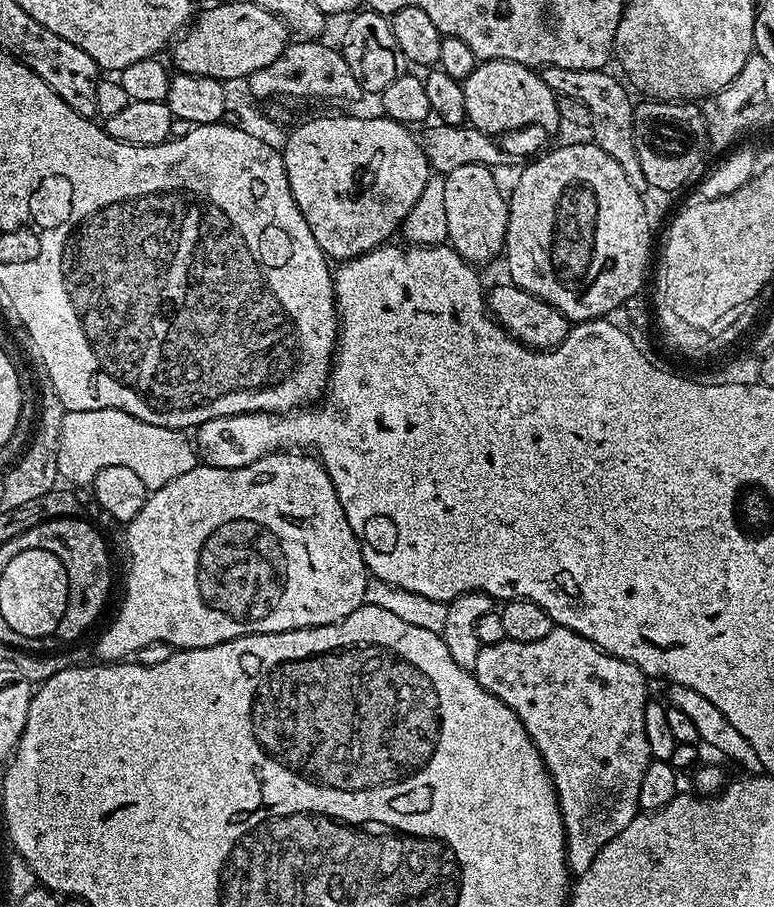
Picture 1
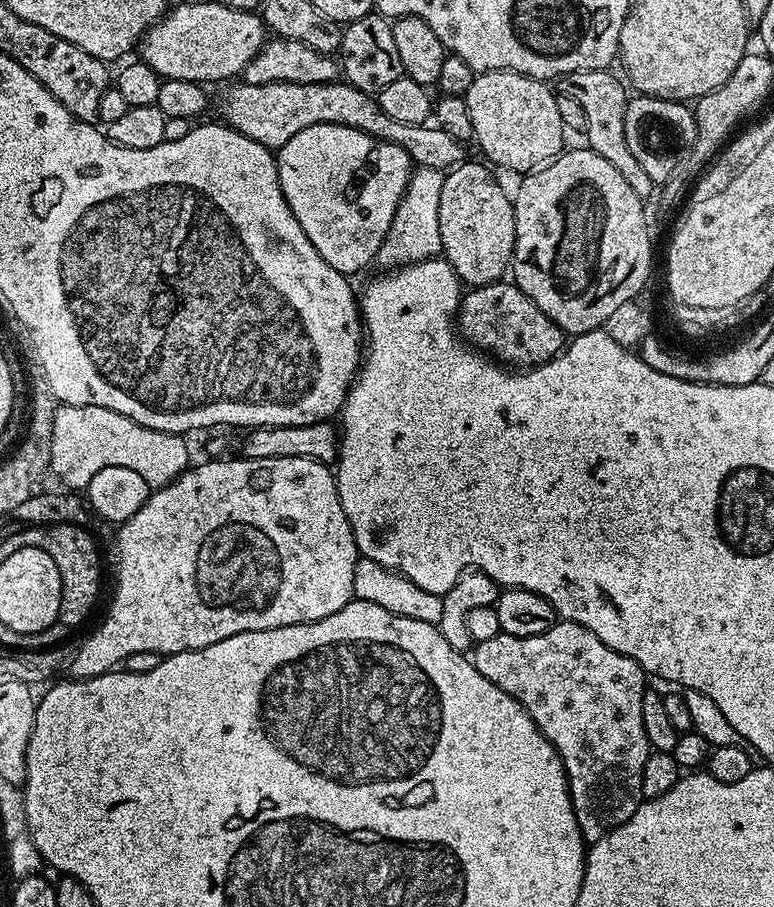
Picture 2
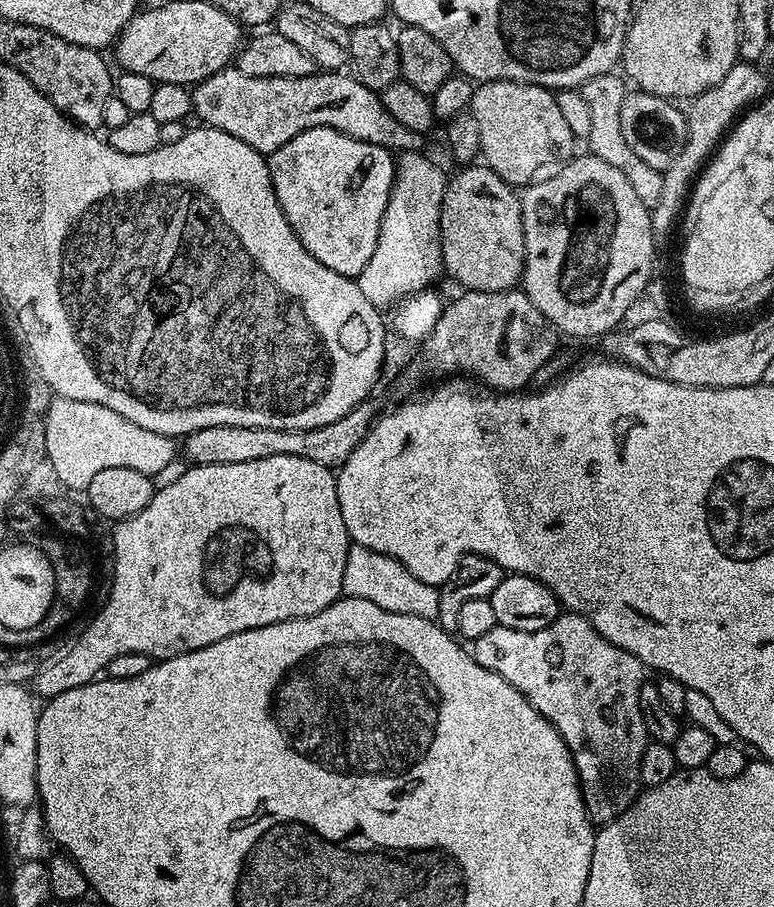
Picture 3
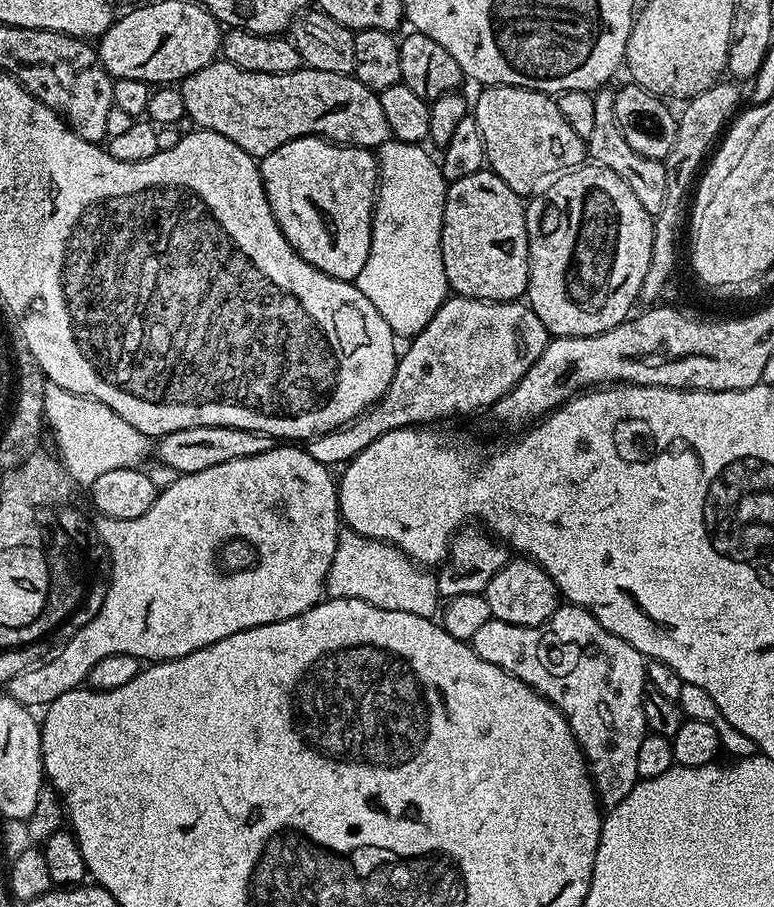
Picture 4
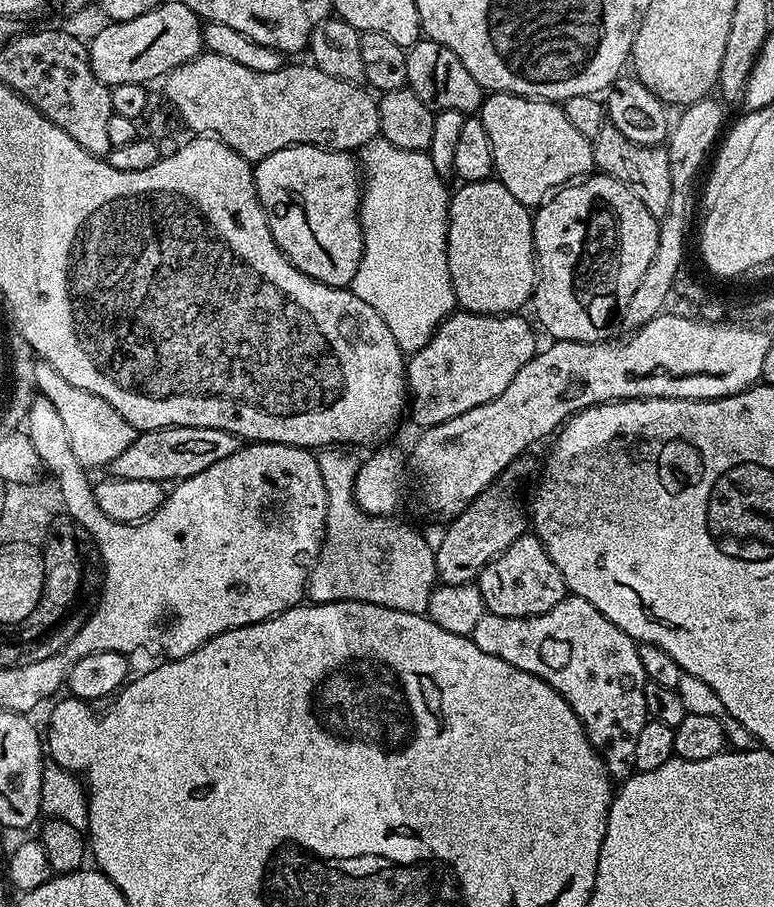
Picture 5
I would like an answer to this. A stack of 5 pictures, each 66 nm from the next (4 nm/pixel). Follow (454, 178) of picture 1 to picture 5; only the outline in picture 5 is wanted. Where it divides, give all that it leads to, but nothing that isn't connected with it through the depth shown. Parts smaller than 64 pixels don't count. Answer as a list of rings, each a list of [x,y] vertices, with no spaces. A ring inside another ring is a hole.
[[[489,178],[482,182],[464,182],[459,185],[461,188],[451,193],[448,202],[448,265],[450,266],[450,282],[454,286],[457,305],[463,311],[482,314],[483,316],[511,316],[521,311],[523,304],[527,305],[532,299],[532,293],[536,290],[538,279],[538,265],[536,262],[536,247],[532,241],[532,218],[533,213],[529,205],[518,202],[510,190],[500,180]]]

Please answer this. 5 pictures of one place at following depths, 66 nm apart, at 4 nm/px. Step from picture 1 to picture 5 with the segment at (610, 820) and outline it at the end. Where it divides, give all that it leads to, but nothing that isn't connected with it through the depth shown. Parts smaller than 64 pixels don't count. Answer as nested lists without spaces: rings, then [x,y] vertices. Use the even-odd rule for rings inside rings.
[[[571,594],[565,596],[562,602],[558,602],[558,606],[554,606],[554,610],[546,610],[546,614],[537,616],[506,618],[502,614],[485,611],[484,616],[478,618],[478,623],[474,625],[471,637],[474,646],[478,646],[478,650],[486,650],[486,654],[494,654],[494,658],[502,658],[502,662],[510,662],[510,666],[518,666],[518,670],[526,670],[526,674],[534,674],[546,681],[554,690],[558,690],[558,694],[562,694],[562,698],[566,698],[566,702],[572,707],[574,714],[578,714],[578,718],[584,724],[588,740],[596,747],[596,753],[603,758],[609,776],[616,782],[628,779],[636,763],[634,749],[638,747],[638,734],[642,734],[642,726],[650,718],[646,710],[646,694],[644,693],[646,677],[642,670],[642,658],[638,658],[637,641],[630,639],[618,626],[614,626],[614,622],[610,622],[610,618],[606,618],[606,614],[602,614],[602,610],[598,610],[593,604],[586,602],[586,598],[578,598]]]

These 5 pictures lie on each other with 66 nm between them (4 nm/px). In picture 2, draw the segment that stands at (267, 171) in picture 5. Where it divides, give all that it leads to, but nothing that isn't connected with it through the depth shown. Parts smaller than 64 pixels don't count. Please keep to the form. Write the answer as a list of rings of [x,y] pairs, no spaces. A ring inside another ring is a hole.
[[[315,124],[306,130],[298,130],[290,142],[278,149],[275,158],[282,194],[314,250],[318,250],[334,270],[345,274],[360,272],[368,263],[371,265],[380,253],[390,222],[394,222],[394,214],[414,171],[408,151],[345,124]]]

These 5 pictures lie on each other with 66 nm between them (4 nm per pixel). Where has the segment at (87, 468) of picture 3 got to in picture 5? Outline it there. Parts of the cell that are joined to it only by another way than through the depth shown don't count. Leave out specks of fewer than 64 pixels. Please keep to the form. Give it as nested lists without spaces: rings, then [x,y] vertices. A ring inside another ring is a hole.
[[[37,359],[34,369],[37,393],[50,398],[50,402],[58,410],[62,423],[66,425],[70,446],[74,449],[74,458],[79,464],[111,465],[112,461],[118,458],[118,454],[122,454],[126,446],[130,446],[130,442],[138,435],[137,429],[132,428],[130,422],[126,422],[126,418],[122,418],[122,414],[118,414],[118,410],[110,406],[110,402],[98,398],[98,394],[90,394],[90,390],[70,386],[70,382],[66,382],[66,378],[62,378],[62,374],[54,370],[54,366]]]

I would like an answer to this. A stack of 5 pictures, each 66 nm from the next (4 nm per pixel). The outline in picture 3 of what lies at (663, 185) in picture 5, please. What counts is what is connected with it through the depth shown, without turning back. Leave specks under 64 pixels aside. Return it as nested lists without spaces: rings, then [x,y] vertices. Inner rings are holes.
[[[614,72],[596,75],[580,87],[583,98],[586,99],[586,106],[590,109],[591,125],[586,146],[589,146],[587,149],[591,155],[602,158],[604,162],[609,162],[610,166],[621,170],[622,174],[626,175],[626,180],[630,182],[630,186],[633,187],[634,194],[637,194],[643,205],[651,208],[657,204],[658,197],[662,194],[663,173],[647,166],[646,162],[642,161],[634,150],[631,150],[626,143],[626,138],[622,135],[620,110],[627,96],[628,86],[622,76],[620,78],[616,75],[617,73]]]

